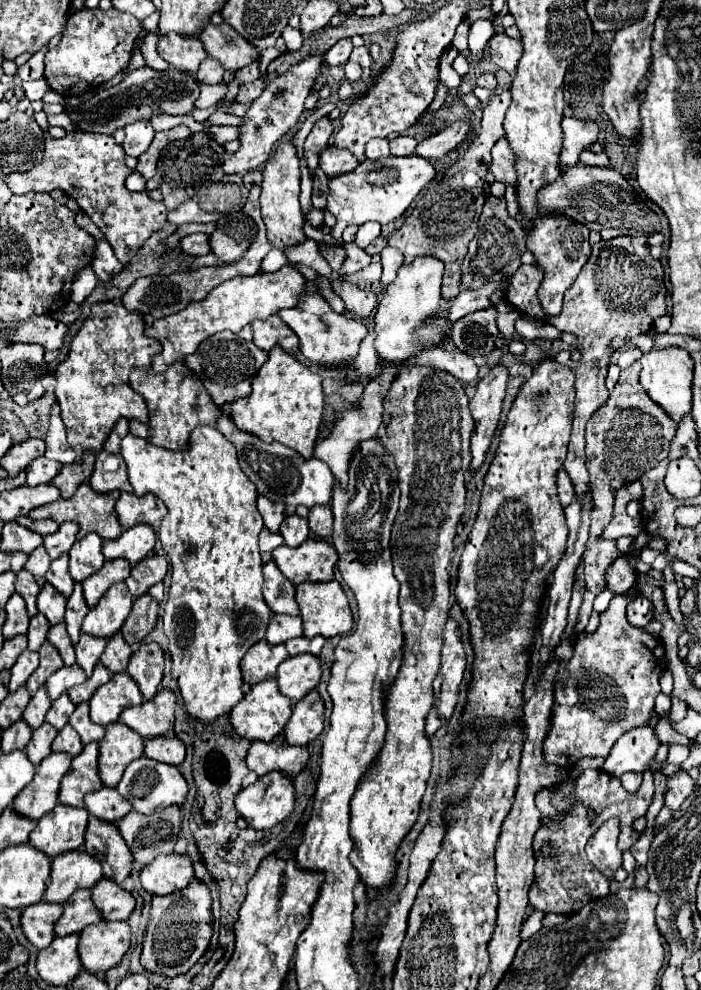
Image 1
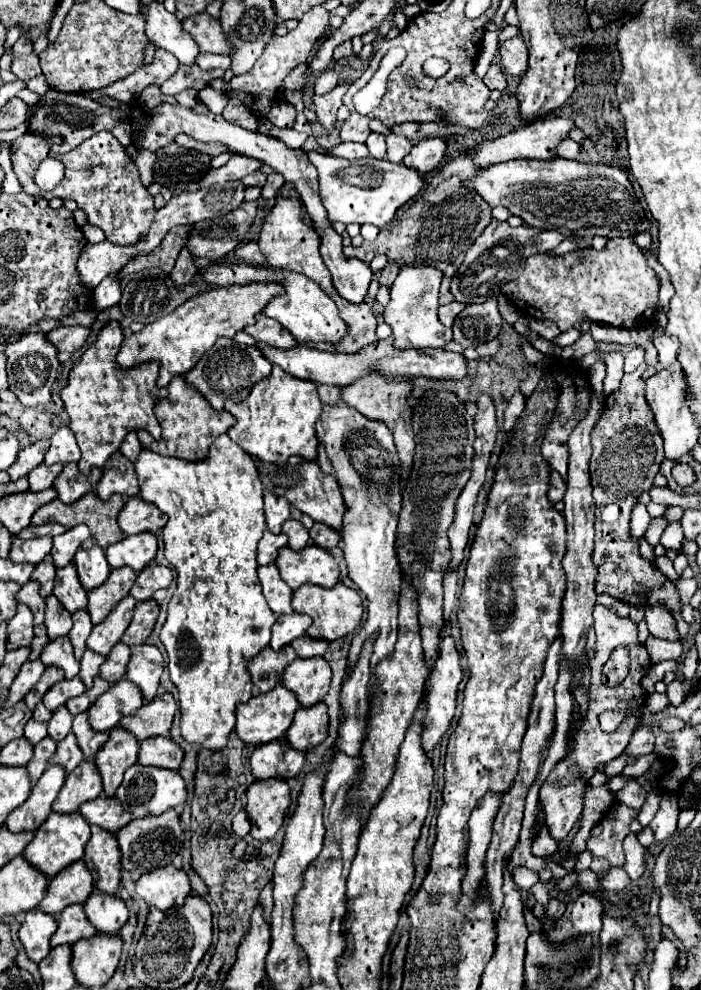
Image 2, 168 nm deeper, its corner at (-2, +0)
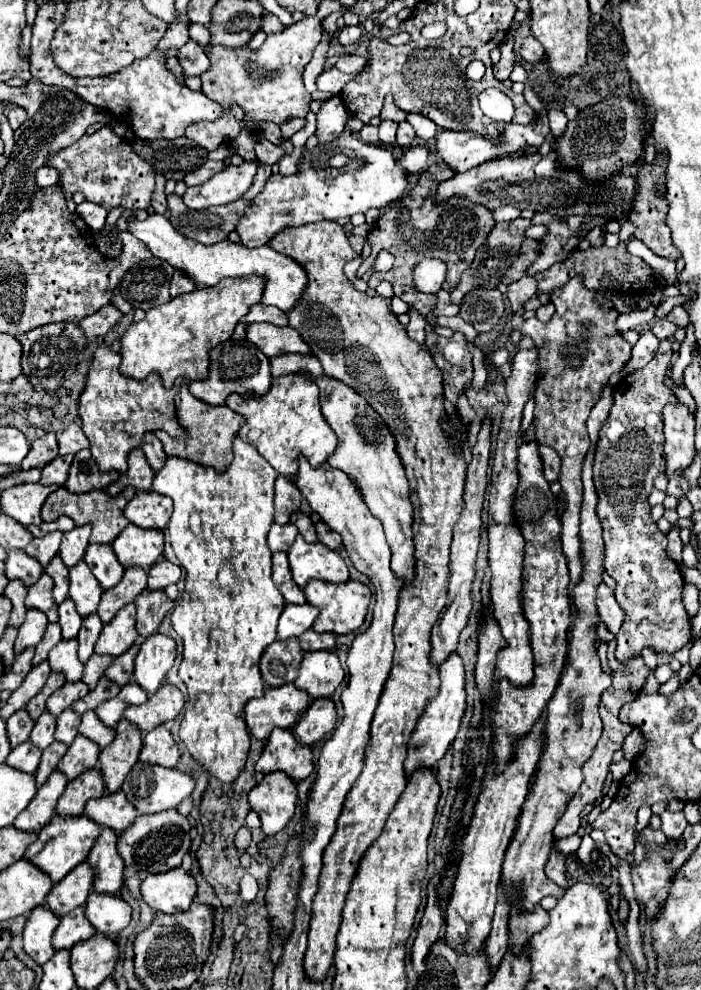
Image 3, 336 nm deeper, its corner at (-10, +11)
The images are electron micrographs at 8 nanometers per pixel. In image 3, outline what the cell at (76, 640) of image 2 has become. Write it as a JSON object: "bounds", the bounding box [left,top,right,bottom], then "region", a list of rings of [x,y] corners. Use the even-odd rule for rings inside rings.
{"bounds":[78,614,102,662],"region":[[[92,614],[92,616],[84,618],[82,628],[78,632],[78,642],[80,642],[80,646],[78,646],[78,658],[82,662],[86,662],[90,658],[90,654],[94,652],[94,644],[96,644],[96,640],[100,636],[100,630],[102,630],[102,622],[100,622],[98,614]]]}

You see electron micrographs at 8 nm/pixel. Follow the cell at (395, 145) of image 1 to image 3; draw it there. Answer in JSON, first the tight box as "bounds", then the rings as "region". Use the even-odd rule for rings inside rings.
{"bounds":[396,122,416,148],"region":[[[402,122],[400,126],[398,126],[398,136],[396,136],[398,140],[398,146],[400,148],[410,148],[412,146],[412,142],[414,142],[414,138],[416,138],[416,134],[414,134],[414,128],[408,124],[408,122]]]}

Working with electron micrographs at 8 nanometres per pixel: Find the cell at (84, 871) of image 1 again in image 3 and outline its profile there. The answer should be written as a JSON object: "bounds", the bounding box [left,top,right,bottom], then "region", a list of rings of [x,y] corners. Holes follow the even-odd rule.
{"bounds":[46,862,92,916],"region":[[[88,862],[80,864],[80,868],[74,868],[72,874],[64,876],[60,884],[54,884],[50,894],[46,896],[48,908],[56,916],[64,916],[70,910],[82,906],[92,890],[92,868],[88,868]]]}

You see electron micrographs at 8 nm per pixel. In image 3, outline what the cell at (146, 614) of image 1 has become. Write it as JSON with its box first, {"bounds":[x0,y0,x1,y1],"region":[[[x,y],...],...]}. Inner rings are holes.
{"bounds":[136,590,174,638],"region":[[[144,590],[136,598],[136,630],[140,638],[152,636],[174,602],[162,590]]]}

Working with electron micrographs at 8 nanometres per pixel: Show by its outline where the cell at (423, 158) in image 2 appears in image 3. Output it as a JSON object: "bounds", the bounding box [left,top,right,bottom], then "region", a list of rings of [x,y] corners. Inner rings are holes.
{"bounds":[400,142,430,174],"region":[[[424,142],[416,144],[416,146],[410,146],[404,152],[404,156],[400,158],[400,166],[408,174],[420,174],[422,166],[426,166],[426,162],[428,162],[428,156],[430,156],[430,150],[428,150],[428,146]]]}

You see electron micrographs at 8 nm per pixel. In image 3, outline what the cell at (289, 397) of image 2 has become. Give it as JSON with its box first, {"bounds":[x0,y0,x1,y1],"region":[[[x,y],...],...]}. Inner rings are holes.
{"bounds":[226,372,336,478],"region":[[[294,372],[272,378],[272,388],[268,394],[250,398],[232,394],[226,400],[226,406],[246,416],[246,422],[240,428],[240,438],[256,446],[270,466],[286,478],[292,478],[298,472],[300,454],[304,454],[312,466],[320,466],[336,448],[336,434],[320,416],[320,392],[308,374]]]}

